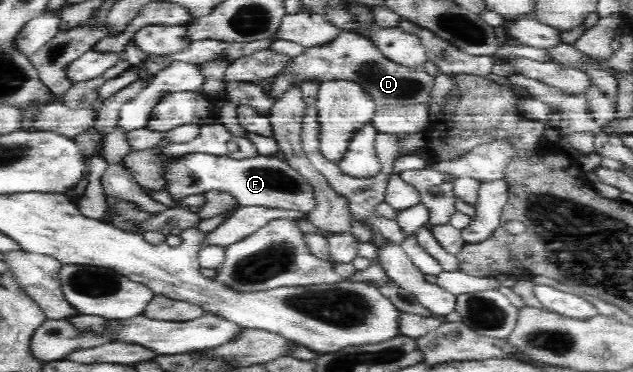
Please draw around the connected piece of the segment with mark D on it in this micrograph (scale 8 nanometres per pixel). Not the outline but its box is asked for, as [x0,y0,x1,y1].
[272,30,434,110]

